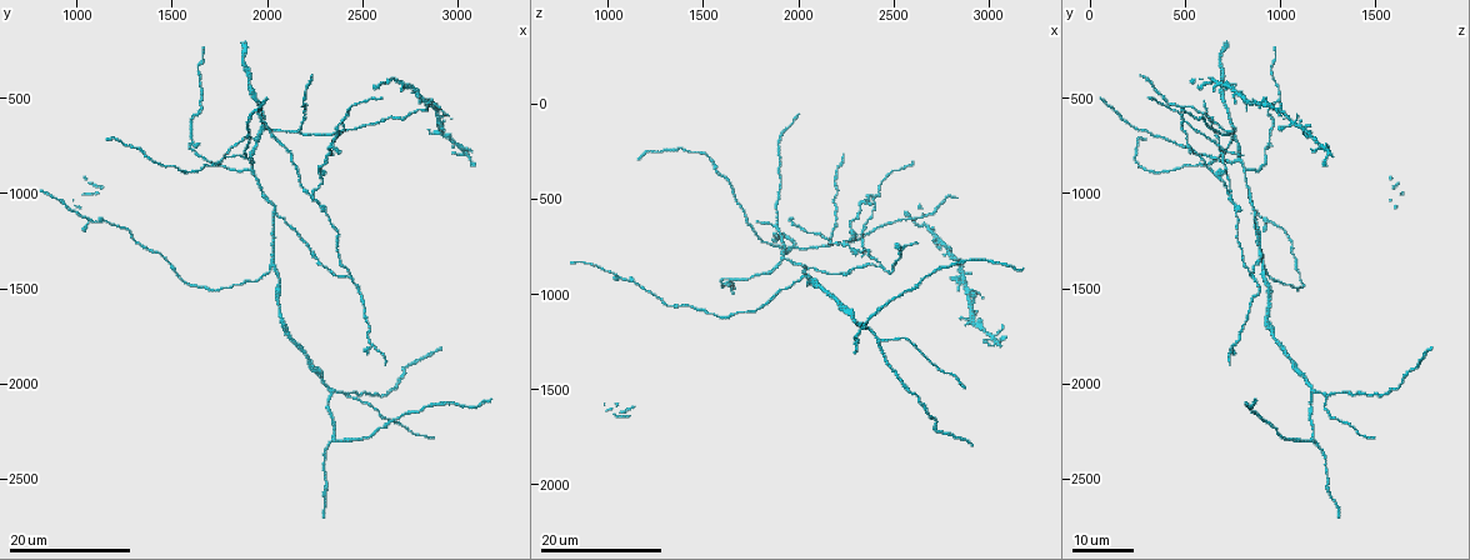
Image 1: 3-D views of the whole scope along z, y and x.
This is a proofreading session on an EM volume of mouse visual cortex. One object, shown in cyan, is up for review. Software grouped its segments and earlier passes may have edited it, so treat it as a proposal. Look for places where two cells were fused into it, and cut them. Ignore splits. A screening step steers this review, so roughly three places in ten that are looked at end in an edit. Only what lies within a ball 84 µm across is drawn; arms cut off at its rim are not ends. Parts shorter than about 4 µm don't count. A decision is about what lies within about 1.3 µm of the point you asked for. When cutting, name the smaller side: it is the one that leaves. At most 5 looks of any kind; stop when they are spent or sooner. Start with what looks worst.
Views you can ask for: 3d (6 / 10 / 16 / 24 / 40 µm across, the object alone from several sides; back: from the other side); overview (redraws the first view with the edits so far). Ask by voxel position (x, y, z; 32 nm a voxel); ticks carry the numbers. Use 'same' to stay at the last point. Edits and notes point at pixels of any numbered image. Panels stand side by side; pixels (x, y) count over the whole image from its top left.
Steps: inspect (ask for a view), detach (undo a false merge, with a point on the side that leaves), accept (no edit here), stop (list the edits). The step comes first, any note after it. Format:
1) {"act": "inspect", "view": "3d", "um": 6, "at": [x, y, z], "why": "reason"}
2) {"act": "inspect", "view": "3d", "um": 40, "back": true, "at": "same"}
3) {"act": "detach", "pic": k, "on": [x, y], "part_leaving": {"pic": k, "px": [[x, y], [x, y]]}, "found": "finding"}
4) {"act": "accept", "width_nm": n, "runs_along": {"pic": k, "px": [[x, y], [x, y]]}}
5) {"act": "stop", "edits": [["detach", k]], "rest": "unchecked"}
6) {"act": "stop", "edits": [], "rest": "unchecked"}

{"act": "inspect", "view": "3d", "um": 24, "at": [2330, 2300, 1180]}

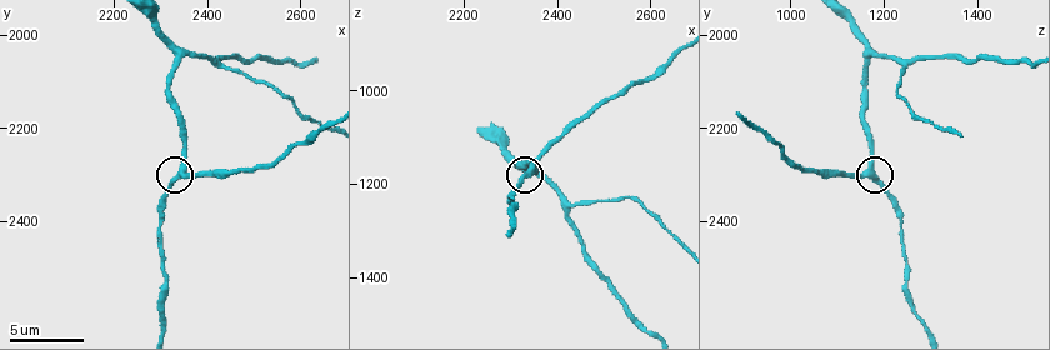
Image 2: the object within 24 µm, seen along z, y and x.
{"act": "inspect", "view": "3d", "um": 10, "at": [2345, 2300, 1165]}

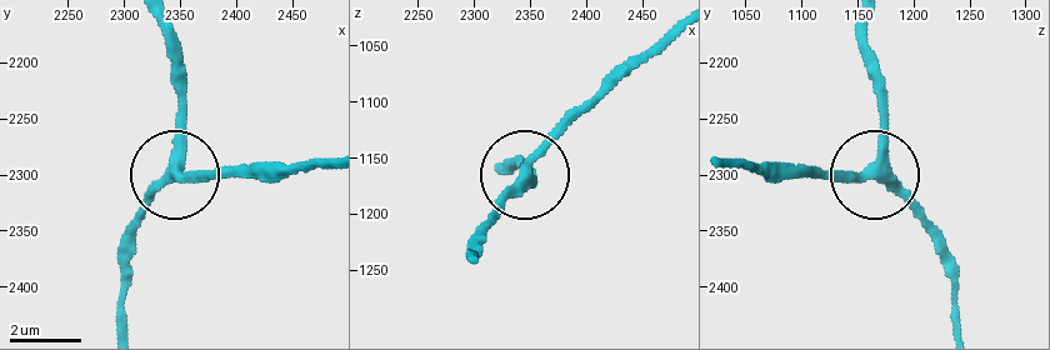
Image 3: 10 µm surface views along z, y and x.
{"act": "accept", "runs_along": {"pic": 3, "px": [[866, 26], [885, 125], [881, 176], [926, 221]]}, "found": "all the same cell"}

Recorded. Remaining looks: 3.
{"act": "inspect", "view": "3d", "um": 10, "at": [2345, 2040, 1165]}

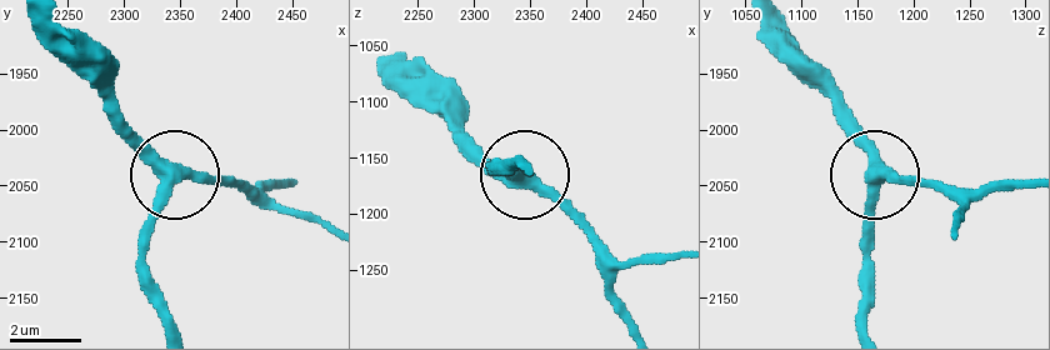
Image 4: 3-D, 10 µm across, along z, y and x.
{"act": "inspect", "view": "3d", "um": 6, "at": [2348, 2042, 1172]}

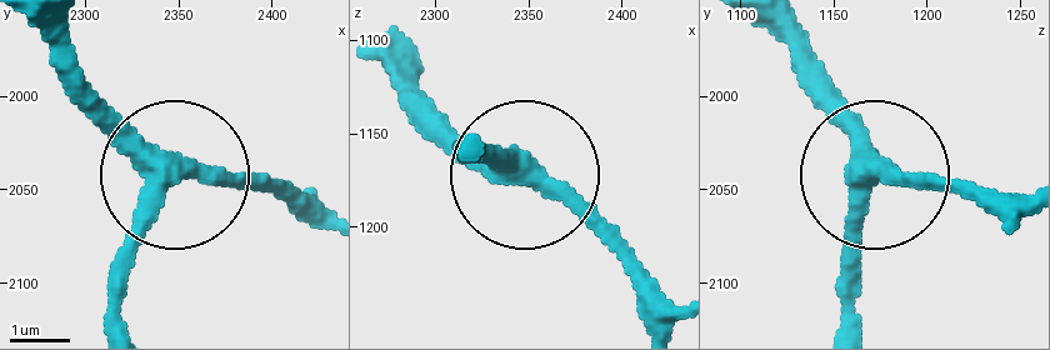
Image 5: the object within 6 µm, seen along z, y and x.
{"act": "accept", "arms": 3, "found": "one cell here"}

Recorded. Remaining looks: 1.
{"act": "stop", "edits": [], "rest": "unchecked"}

